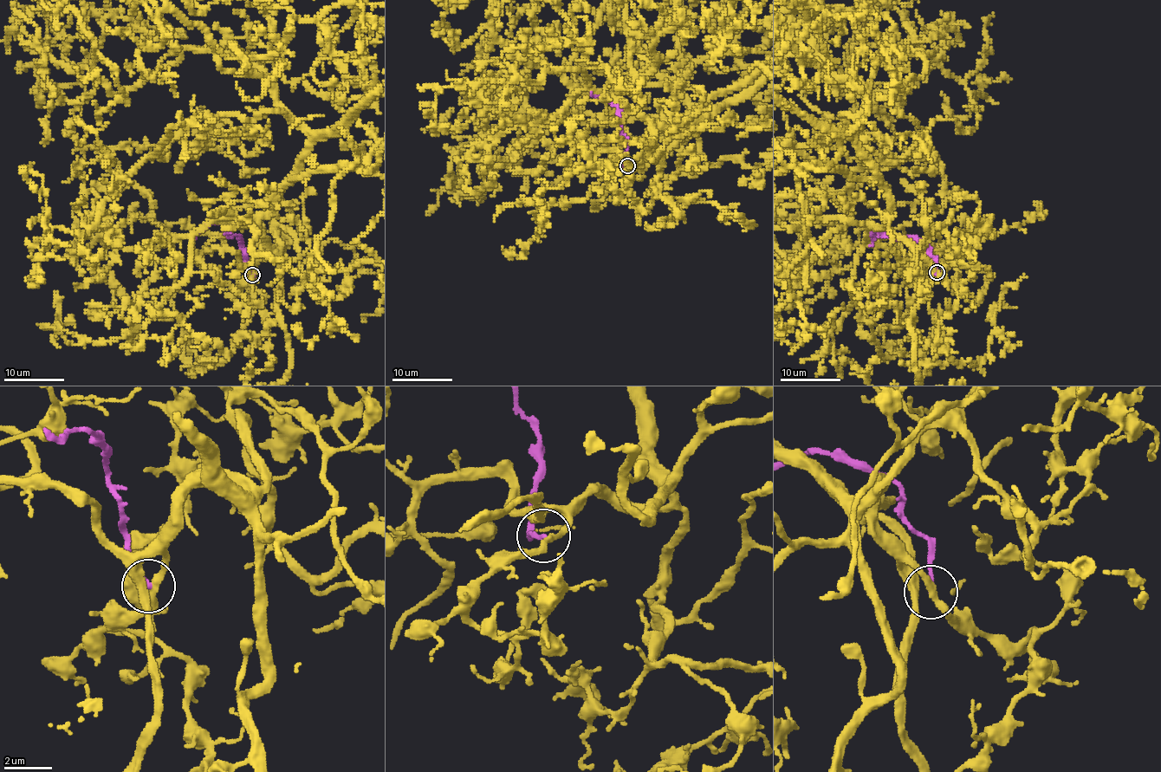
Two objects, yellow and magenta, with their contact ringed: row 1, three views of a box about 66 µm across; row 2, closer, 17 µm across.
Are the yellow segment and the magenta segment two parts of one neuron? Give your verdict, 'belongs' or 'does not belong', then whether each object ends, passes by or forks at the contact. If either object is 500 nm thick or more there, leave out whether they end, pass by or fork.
does not belong | yellow passes by | magenta ends

